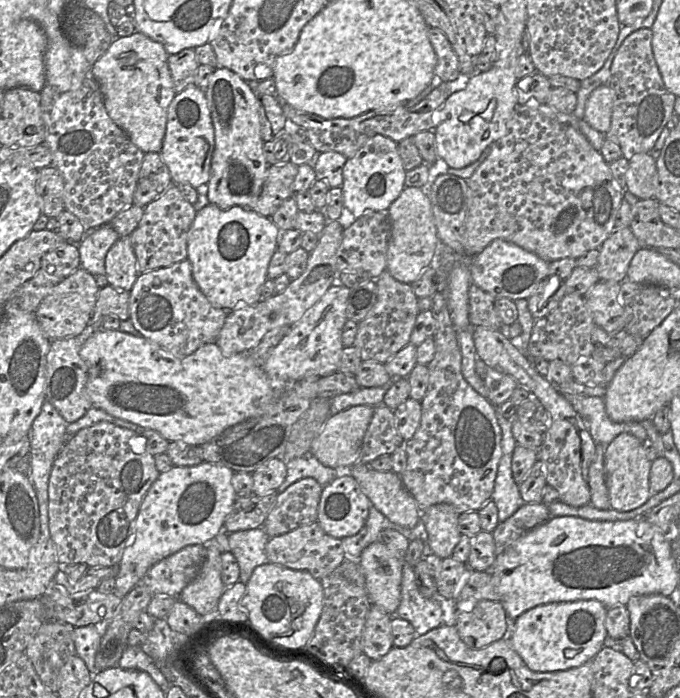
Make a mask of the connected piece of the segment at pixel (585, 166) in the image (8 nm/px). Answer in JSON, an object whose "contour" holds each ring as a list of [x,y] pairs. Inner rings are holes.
{"contour":[[[527,103],[524,105],[518,104],[514,108],[514,111],[508,121],[506,122],[505,125],[505,134],[499,138],[497,141],[495,141],[491,145],[491,152],[489,156],[485,159],[485,161],[475,170],[475,172],[472,174],[472,176],[466,180],[467,185],[468,185],[468,209],[467,209],[467,214],[466,214],[466,219],[465,219],[465,232],[463,235],[463,257],[457,257],[457,258],[474,258],[476,255],[478,255],[483,249],[488,246],[493,240],[495,239],[503,239],[508,242],[514,243],[521,248],[534,253],[541,259],[545,260],[546,262],[550,263],[555,260],[563,259],[563,258],[573,258],[573,259],[578,259],[579,257],[583,256],[586,254],[588,251],[593,250],[593,249],[599,249],[603,242],[614,232],[615,227],[615,217],[617,214],[617,211],[619,209],[620,203],[623,199],[623,192],[624,189],[620,188],[618,185],[617,181],[613,178],[613,175],[610,171],[609,164],[604,160],[602,154],[600,151],[597,151],[596,149],[593,148],[593,146],[589,143],[587,138],[580,132],[579,130],[579,120],[576,118],[573,114],[565,114],[559,111],[556,111],[555,109],[551,108],[547,104],[540,104],[540,103]]]}

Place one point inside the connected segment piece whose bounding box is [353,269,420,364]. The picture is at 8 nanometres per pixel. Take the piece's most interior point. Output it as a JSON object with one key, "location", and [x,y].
{"location":[386,329]}

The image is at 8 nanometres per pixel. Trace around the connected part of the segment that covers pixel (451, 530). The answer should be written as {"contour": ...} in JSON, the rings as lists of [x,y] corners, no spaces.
{"contour":[[[448,503],[432,505],[421,513],[433,554],[441,559],[451,557],[462,536],[458,528],[458,518],[462,513]]]}

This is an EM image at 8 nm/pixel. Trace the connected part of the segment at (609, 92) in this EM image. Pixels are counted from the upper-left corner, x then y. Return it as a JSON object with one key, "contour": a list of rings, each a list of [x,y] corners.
{"contour":[[[608,85],[596,88],[585,105],[584,120],[595,130],[606,134],[611,126],[613,90]]]}

